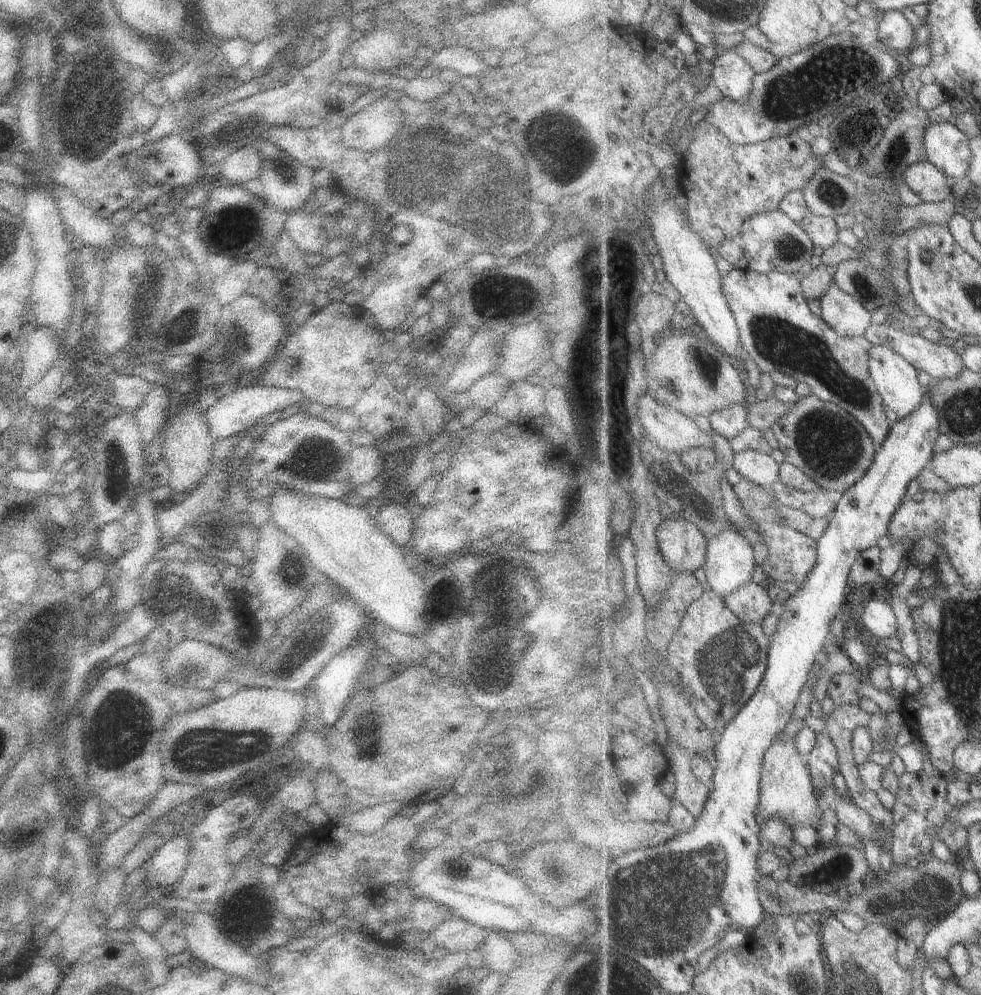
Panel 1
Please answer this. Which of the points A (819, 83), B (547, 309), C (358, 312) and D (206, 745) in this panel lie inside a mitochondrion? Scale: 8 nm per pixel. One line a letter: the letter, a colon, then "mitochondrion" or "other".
A: mitochondrion
B: other
C: other
D: mitochondrion

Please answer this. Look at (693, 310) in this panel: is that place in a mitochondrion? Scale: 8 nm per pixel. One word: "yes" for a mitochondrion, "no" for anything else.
no

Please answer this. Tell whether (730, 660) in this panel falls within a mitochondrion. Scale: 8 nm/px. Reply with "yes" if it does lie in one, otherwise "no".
yes

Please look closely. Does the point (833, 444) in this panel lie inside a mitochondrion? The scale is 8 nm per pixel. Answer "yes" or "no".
yes

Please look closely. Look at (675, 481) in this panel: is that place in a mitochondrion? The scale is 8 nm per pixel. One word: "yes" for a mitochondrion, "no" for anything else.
no

